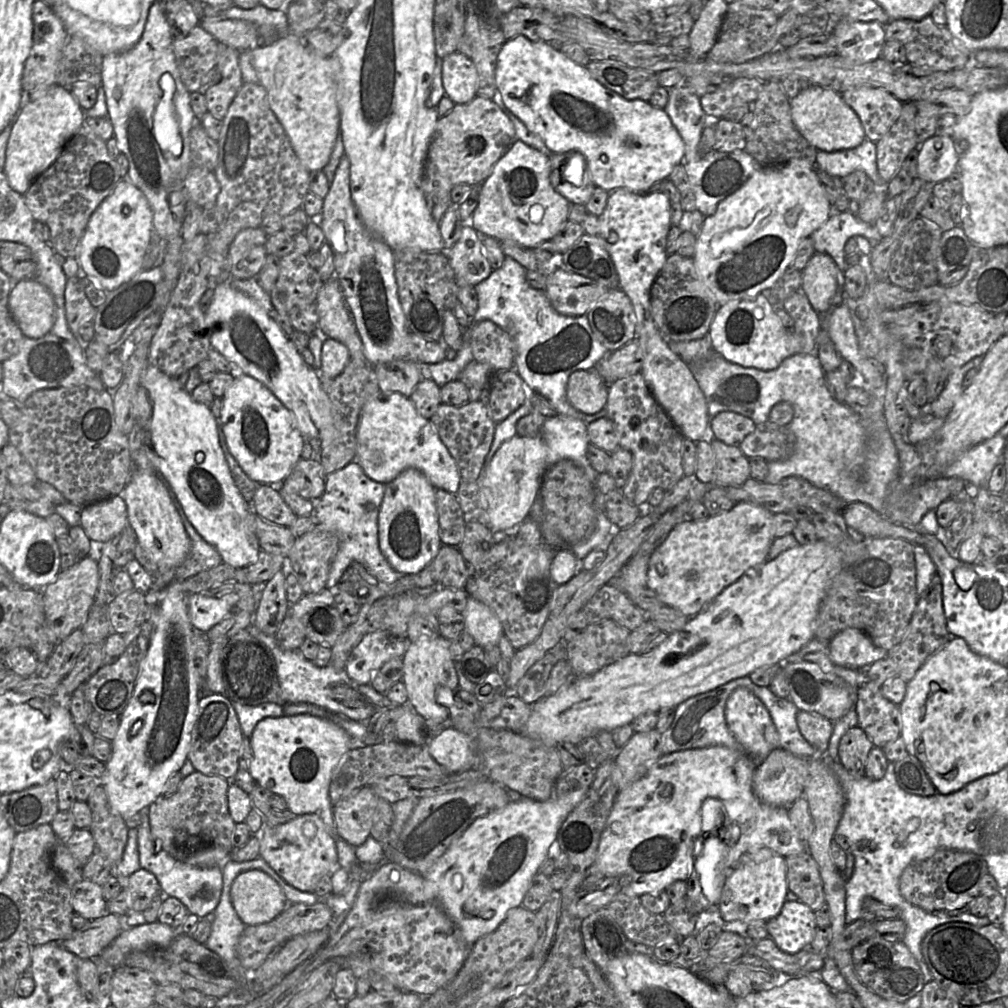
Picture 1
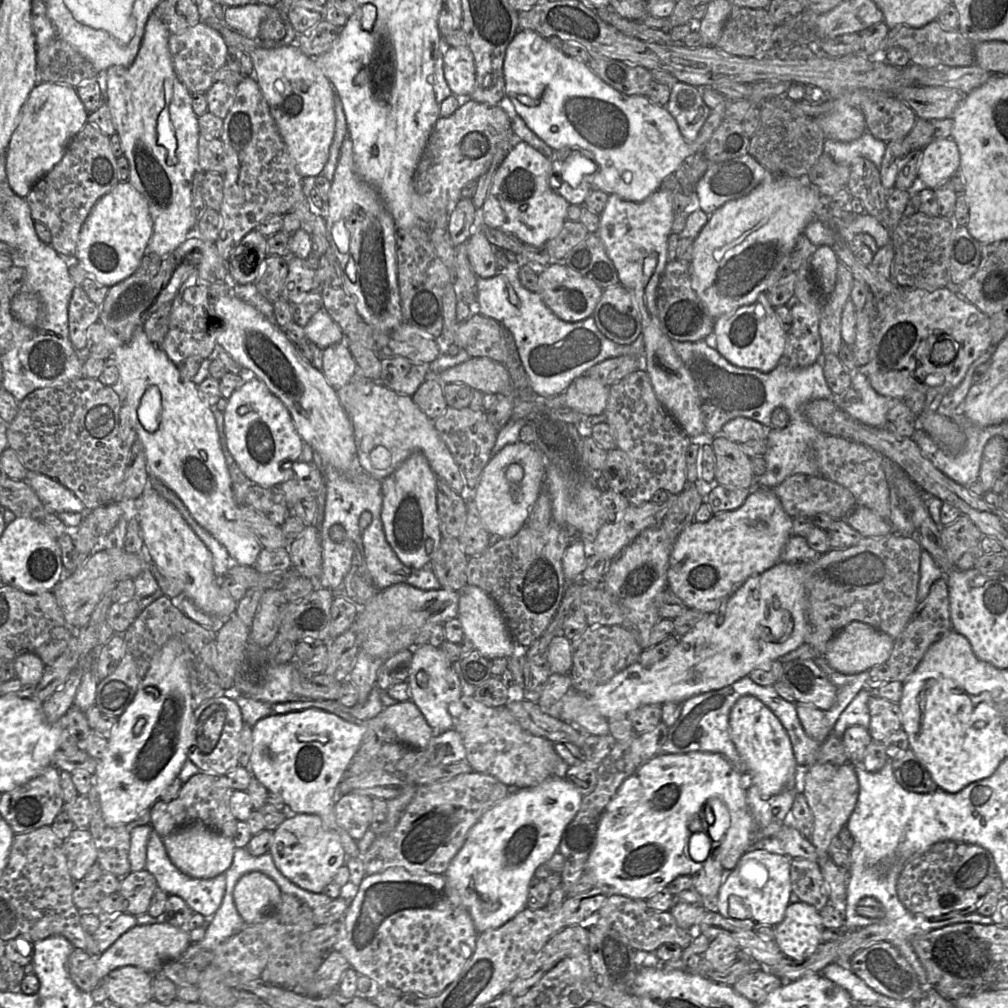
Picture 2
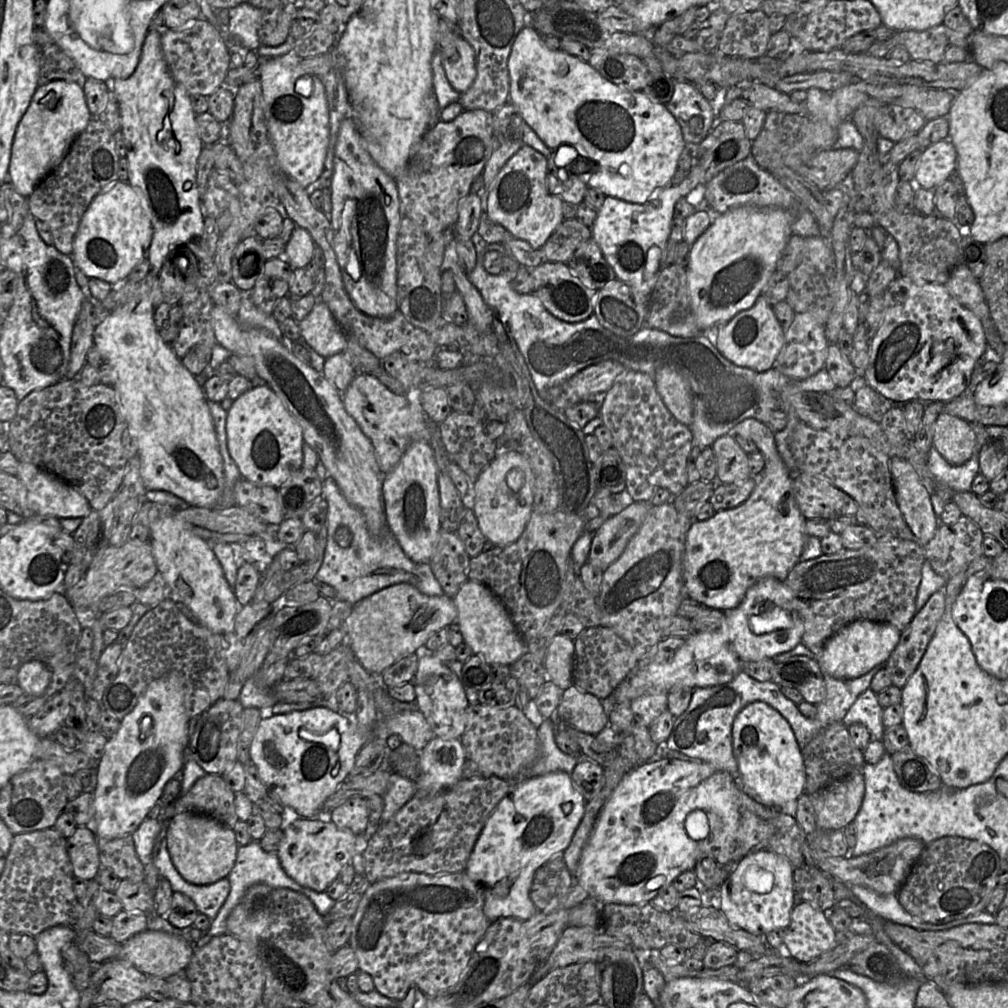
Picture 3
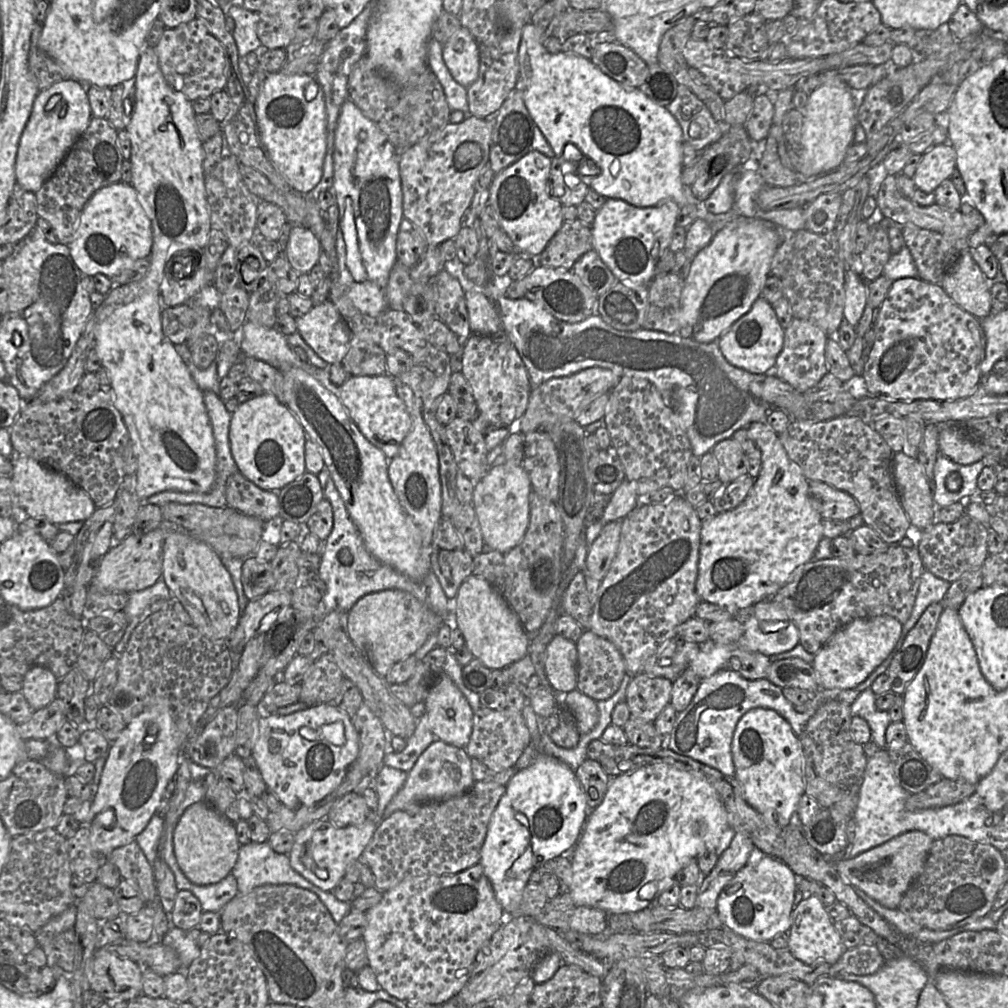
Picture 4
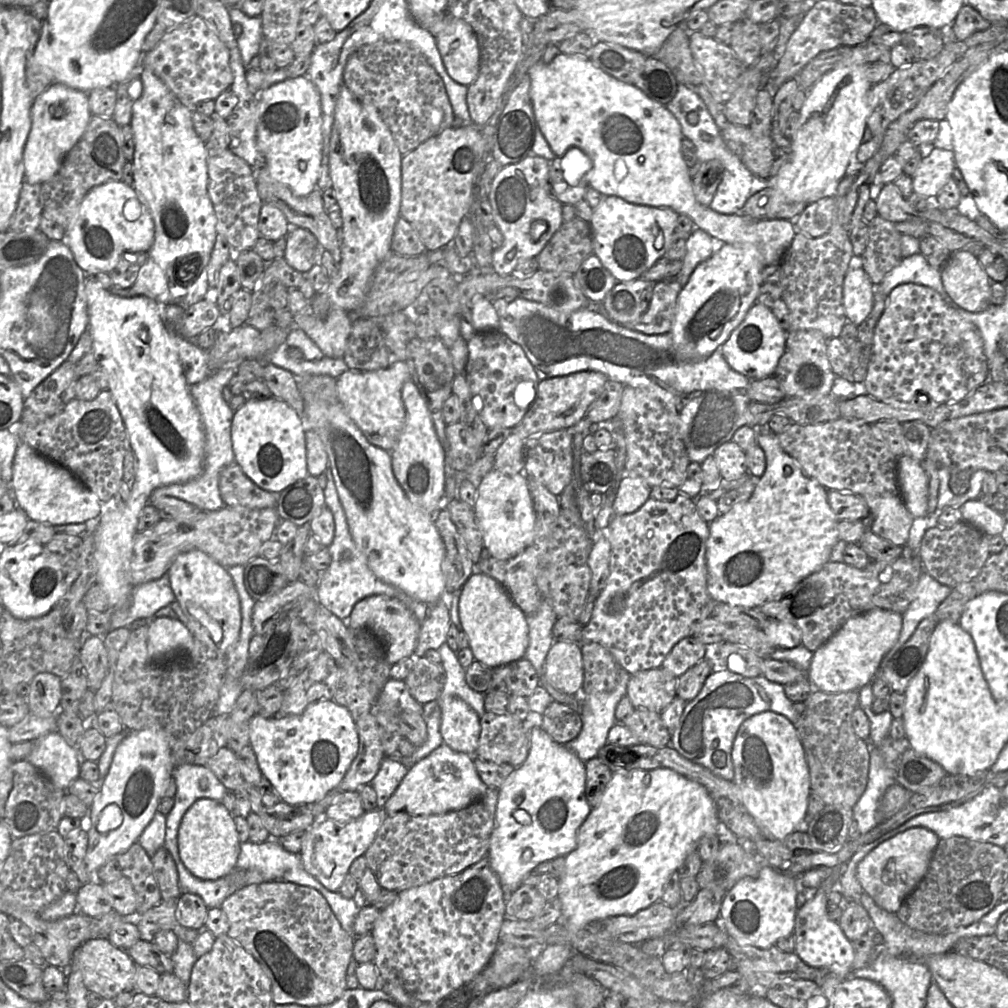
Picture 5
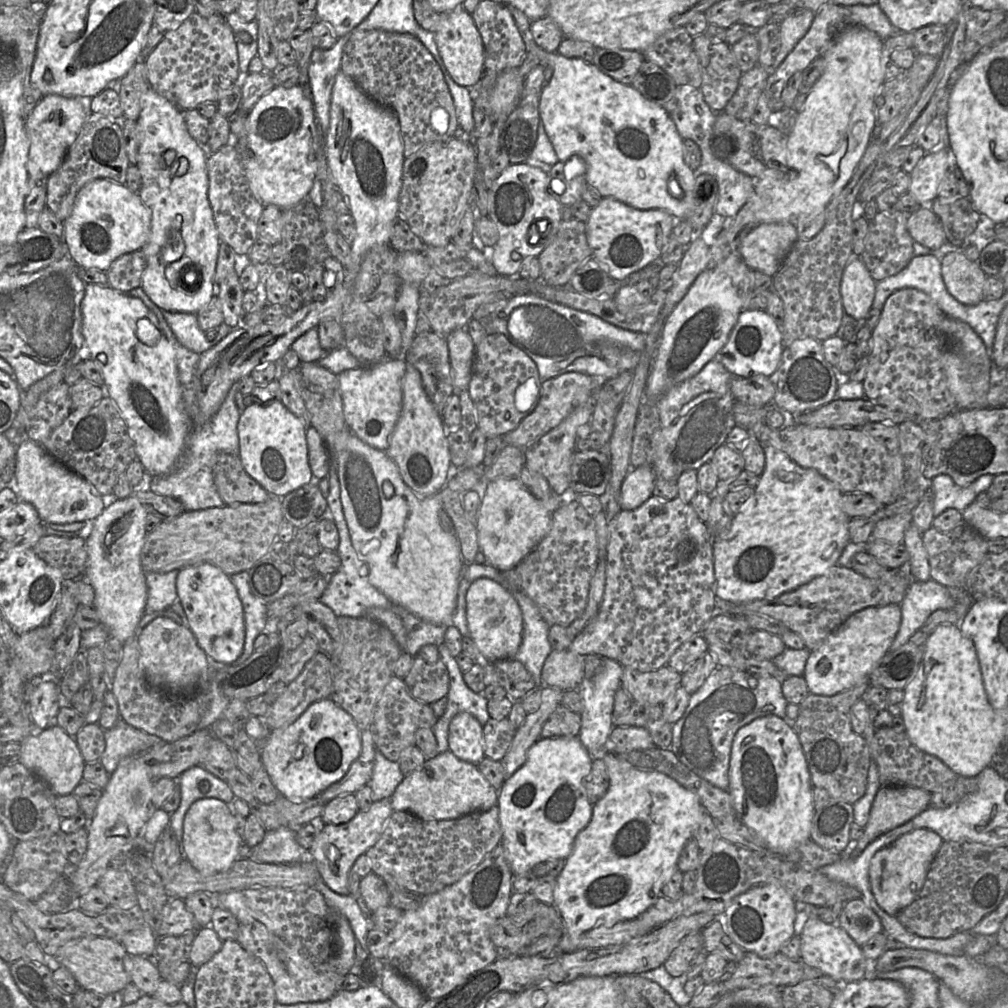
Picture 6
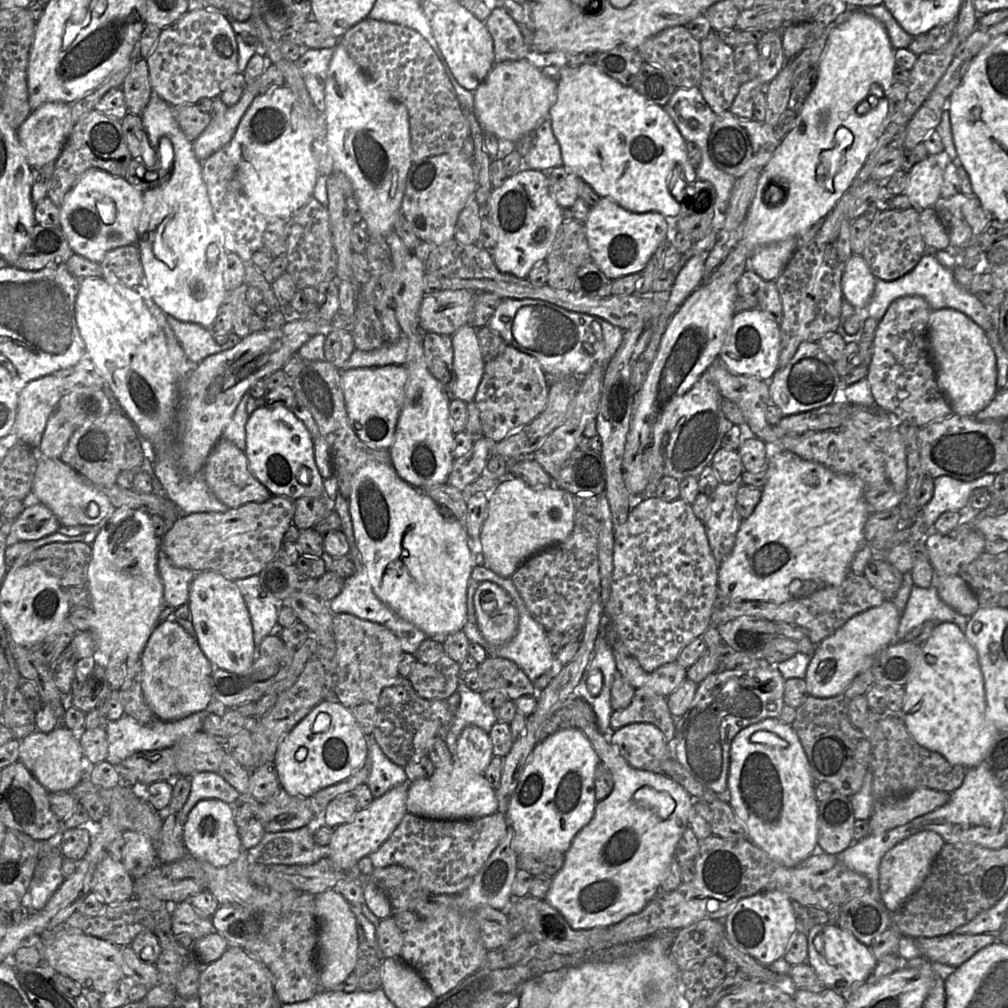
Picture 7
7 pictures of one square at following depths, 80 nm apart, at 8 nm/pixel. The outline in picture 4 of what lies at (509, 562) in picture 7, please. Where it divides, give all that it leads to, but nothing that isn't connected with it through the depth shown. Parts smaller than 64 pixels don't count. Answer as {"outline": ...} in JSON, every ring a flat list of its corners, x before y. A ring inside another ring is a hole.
{"outline":[[504,462,491,467,475,482,472,506,477,515,484,543,493,550,507,552,523,539,530,522,530,477,520,464]]}

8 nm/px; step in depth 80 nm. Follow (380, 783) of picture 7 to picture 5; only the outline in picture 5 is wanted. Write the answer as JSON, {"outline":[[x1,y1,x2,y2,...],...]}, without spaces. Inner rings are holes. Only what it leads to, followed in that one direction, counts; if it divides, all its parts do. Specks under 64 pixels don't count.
{"outline":[[384,757,379,770,369,783,376,792,377,808,383,808,409,769,396,758]]}

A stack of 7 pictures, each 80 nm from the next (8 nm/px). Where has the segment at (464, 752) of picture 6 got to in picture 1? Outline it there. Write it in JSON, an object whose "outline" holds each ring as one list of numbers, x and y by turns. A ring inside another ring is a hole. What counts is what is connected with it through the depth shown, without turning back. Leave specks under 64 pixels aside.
{"outline":[[443,637,419,638,411,642,403,655,402,682,407,691,407,702,421,715,428,728,440,732,443,723,449,717,449,710,436,700,437,688,447,687,451,691,459,688,458,677,454,668,454,661,449,651,449,642]]}

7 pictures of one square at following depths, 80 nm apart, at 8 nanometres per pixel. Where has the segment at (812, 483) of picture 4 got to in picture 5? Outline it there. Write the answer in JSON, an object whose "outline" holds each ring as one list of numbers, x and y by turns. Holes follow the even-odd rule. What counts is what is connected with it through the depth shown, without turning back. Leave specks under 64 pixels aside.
{"outline":[[827,490,827,501,837,520,861,520,870,518,865,500,852,492]]}

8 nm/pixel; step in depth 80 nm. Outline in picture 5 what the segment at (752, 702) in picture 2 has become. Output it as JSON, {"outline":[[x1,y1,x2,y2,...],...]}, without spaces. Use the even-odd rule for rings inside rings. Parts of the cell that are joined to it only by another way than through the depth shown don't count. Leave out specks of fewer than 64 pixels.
{"outline":[[764,711,746,719,732,746,734,784,763,838,781,840,799,830,808,817,810,773,797,730,785,716]]}

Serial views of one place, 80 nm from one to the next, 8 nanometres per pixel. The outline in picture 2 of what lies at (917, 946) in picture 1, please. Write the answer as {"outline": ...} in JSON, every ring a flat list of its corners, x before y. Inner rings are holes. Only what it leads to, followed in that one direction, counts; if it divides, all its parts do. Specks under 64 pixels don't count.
{"outline":[[896,885,896,897,891,897,891,899,888,900,893,906,892,912,891,912,891,909,876,894,872,892,861,895,859,900,867,896,876,898,883,905,885,909,885,916,880,922,882,922,884,926,888,929,888,937,886,941,890,942,895,948,897,948,897,950,901,953,901,955,911,965,911,967,916,973,919,983,922,986,922,989,928,987,928,977,924,966,920,962,918,956,916,955,912,947,911,940,913,936,928,933,932,930,939,929,944,926,963,923,963,922,973,922,973,923,979,923,984,925,994,924,991,916,983,916,978,914,977,912,970,913,967,915,957,915,955,917,952,917,949,919,943,919,943,920,930,919,925,917,922,914,914,914,909,910,907,910,899,900,898,894,897,894,897,885]]}

